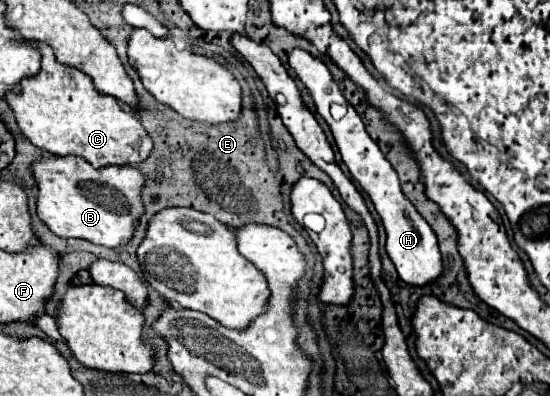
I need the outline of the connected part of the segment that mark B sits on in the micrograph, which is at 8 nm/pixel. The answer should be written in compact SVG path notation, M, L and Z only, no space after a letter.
M40 156L32 162L36 180L38 218L62 238L82 238L100 246L118 248L128 242L138 216L144 212L140 190L146 178L134 166L92 168L78 156Z

